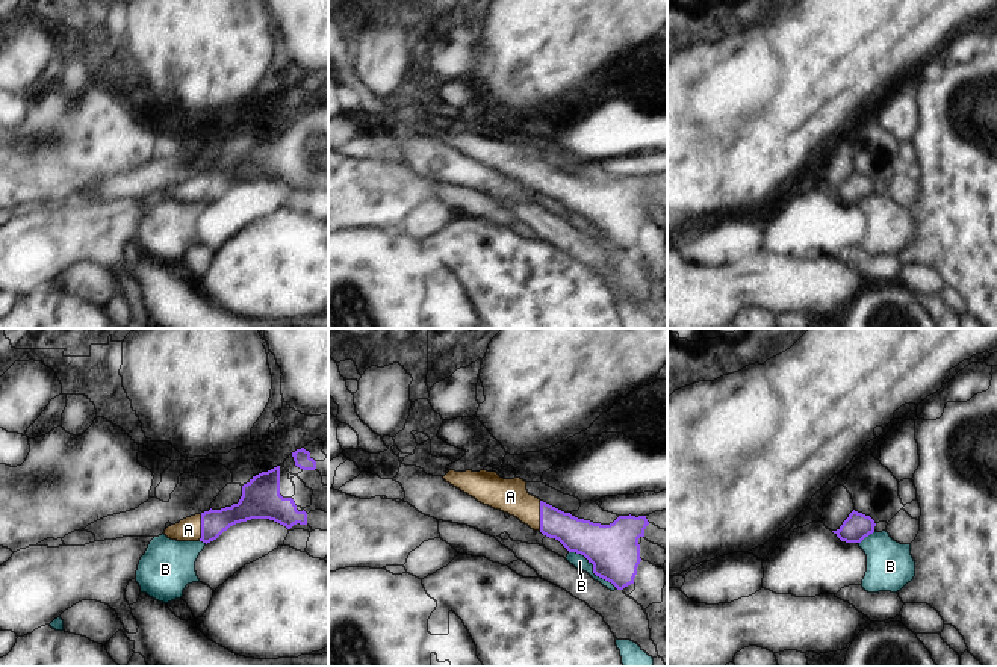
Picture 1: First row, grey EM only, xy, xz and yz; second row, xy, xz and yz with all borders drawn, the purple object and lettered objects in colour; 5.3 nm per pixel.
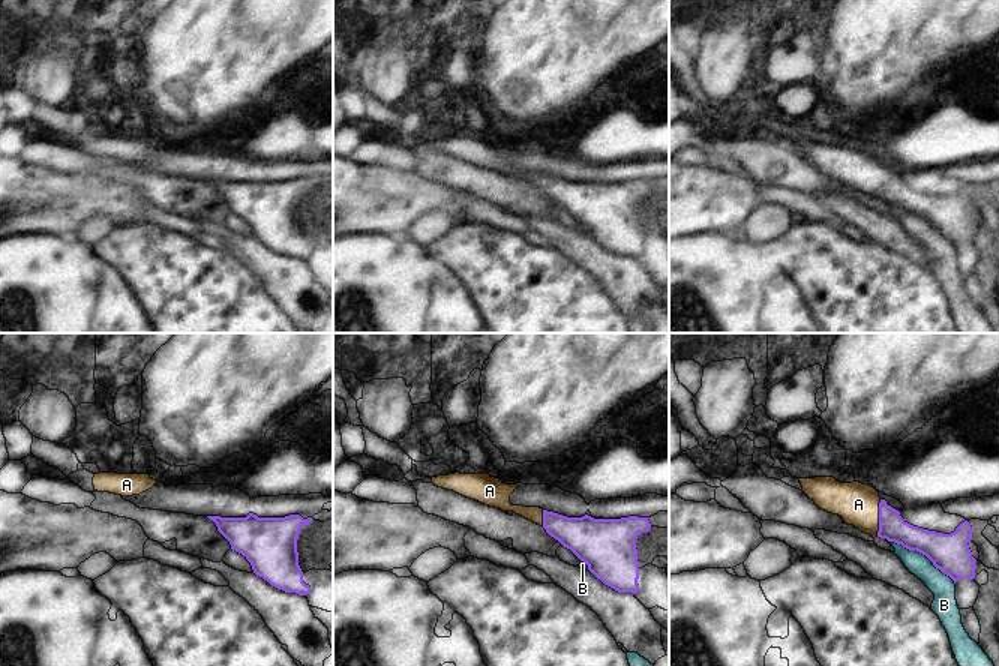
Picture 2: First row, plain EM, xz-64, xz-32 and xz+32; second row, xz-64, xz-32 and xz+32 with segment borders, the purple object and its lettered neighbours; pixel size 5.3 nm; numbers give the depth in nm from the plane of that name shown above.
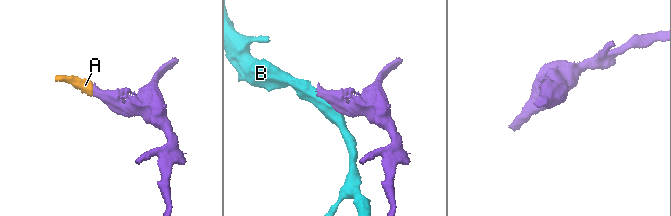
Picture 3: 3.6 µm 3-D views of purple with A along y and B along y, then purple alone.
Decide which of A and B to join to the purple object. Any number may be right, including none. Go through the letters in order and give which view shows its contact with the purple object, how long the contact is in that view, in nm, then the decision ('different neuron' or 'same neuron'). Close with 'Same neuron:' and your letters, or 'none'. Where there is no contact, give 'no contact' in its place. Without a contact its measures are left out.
A: xz | 160 nm | same neuron
B: xz | 340 nm | different neuron
Same neuron: A

